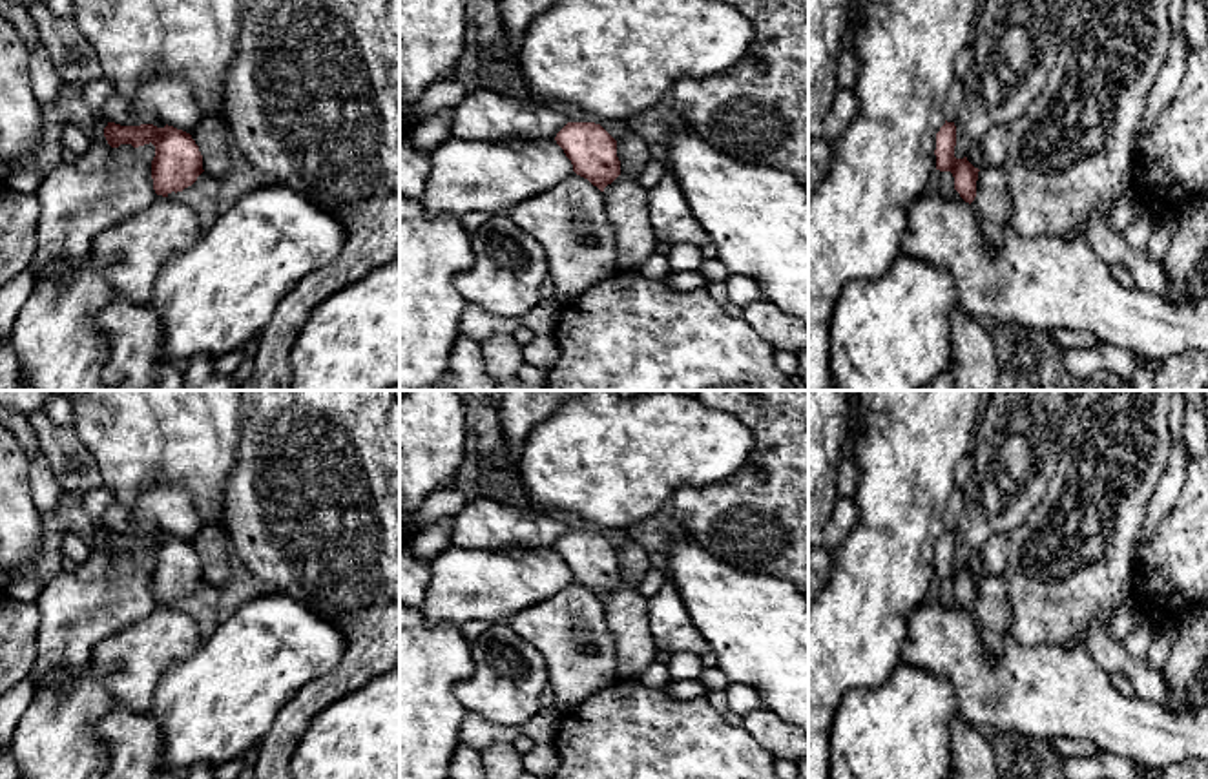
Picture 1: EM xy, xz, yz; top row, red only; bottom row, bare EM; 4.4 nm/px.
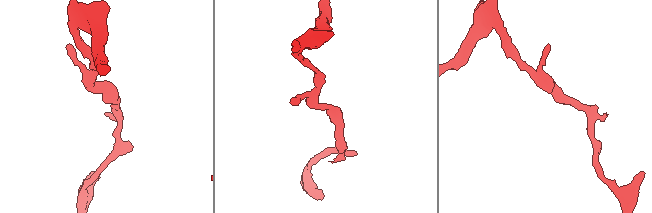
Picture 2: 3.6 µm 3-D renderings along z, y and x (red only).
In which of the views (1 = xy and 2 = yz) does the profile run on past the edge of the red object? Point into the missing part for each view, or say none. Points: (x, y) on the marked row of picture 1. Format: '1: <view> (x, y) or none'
1: none
2: none

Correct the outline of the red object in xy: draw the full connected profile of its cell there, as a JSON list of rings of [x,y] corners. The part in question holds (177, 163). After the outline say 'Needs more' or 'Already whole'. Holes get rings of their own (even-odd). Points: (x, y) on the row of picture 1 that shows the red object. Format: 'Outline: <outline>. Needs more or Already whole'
Outline: [[[108,122],[104,137],[111,148],[131,144],[133,148],[153,144],[151,179],[157,195],[168,197],[192,186],[203,170],[203,155],[190,133],[173,126],[153,124],[120,126]]]. Already whole

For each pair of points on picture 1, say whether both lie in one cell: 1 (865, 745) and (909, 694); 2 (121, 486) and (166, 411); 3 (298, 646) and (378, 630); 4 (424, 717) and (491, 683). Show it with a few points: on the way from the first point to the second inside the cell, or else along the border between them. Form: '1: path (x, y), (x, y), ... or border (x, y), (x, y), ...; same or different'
1: path (878, 732), (904, 706); same
2: path (124, 467), (126, 451), (148, 429); same
3: border (312, 610), (345, 641), (342, 659), (327, 674); different
4: border (473, 661), (473, 672), (455, 686), (466, 712); different

